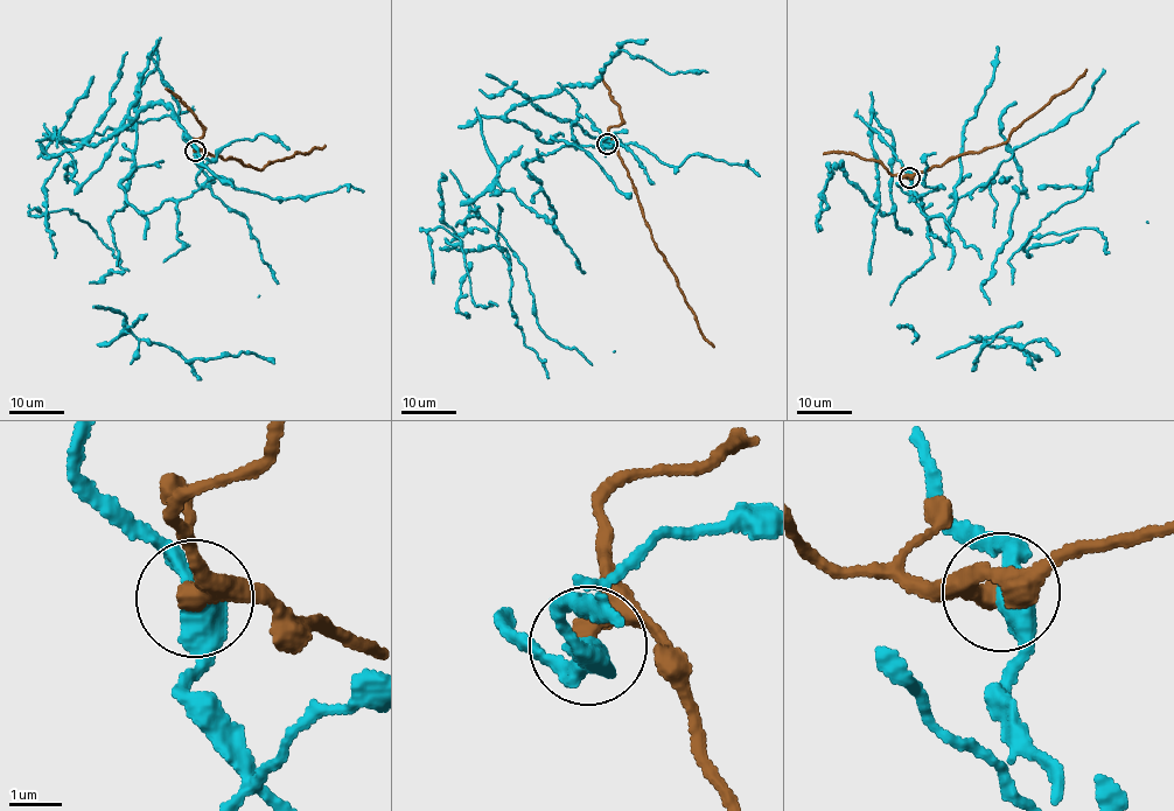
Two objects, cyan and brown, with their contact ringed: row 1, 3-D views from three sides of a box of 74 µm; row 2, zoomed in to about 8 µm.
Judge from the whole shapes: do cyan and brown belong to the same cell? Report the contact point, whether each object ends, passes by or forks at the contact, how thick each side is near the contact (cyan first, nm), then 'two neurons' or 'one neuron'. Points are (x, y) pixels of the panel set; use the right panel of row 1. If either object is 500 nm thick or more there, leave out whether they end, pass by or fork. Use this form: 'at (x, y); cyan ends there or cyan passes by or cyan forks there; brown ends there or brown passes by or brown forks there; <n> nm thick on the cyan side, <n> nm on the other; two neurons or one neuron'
at (909, 177); cyan passes by; brown passes by; 440 nm thick on the cyan side, 300 nm on the other; two neurons

